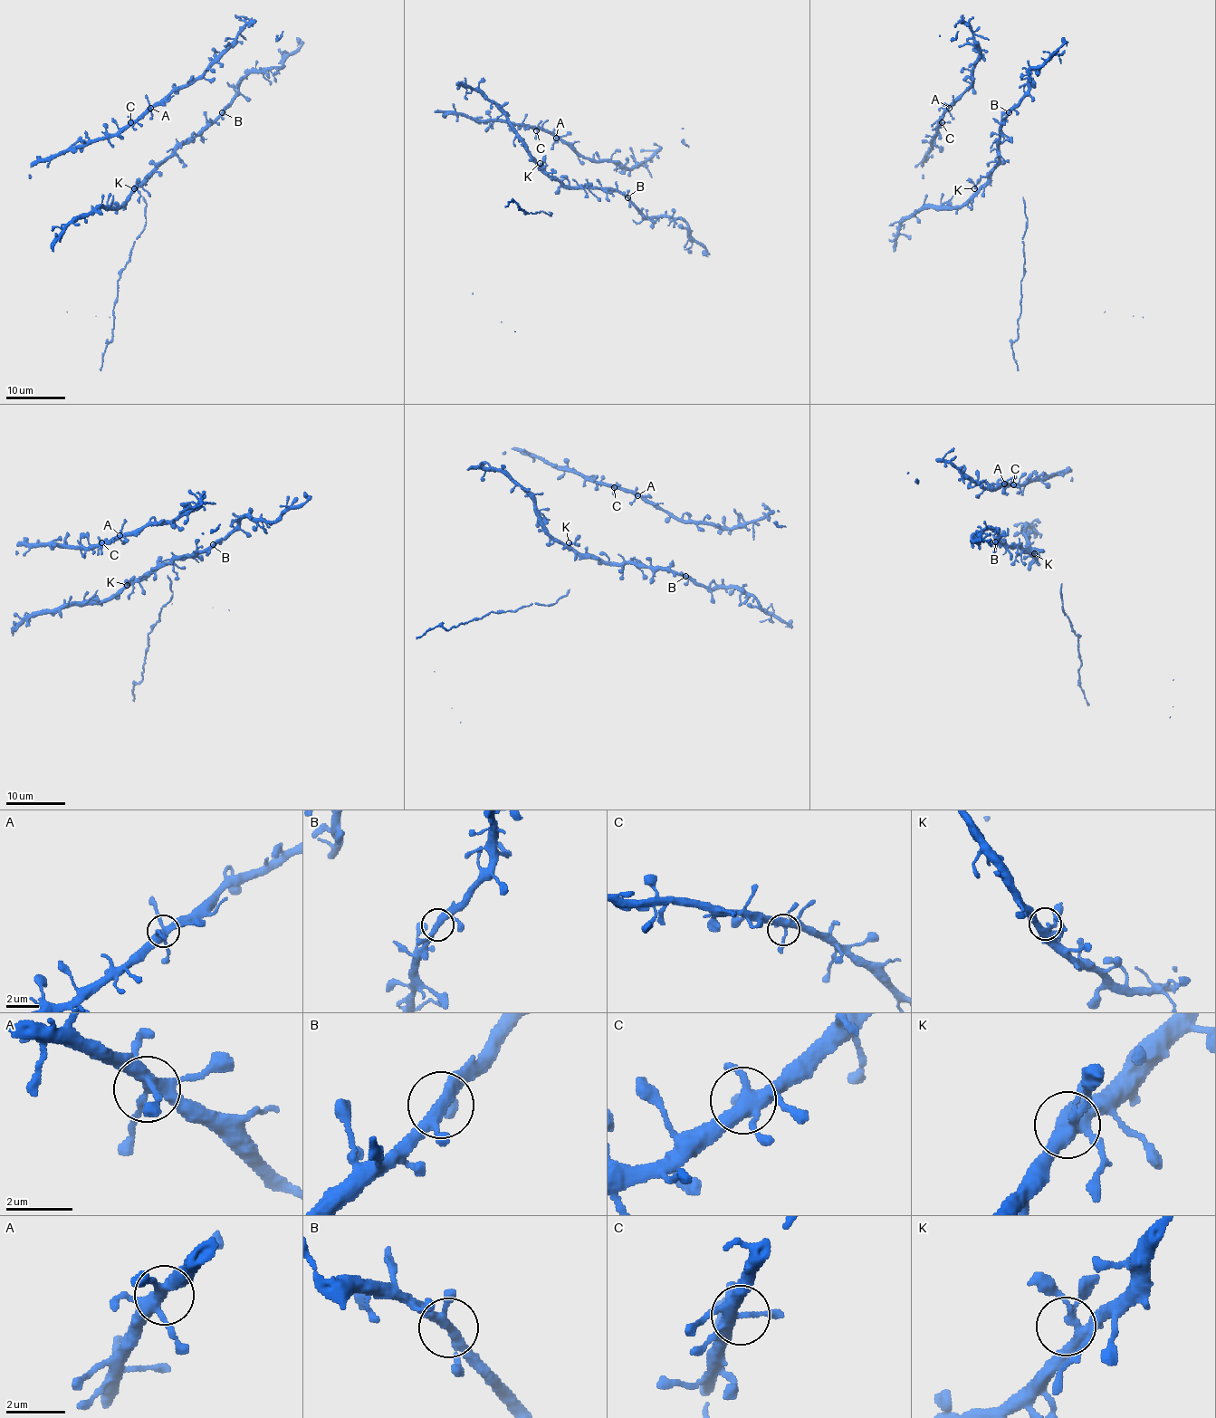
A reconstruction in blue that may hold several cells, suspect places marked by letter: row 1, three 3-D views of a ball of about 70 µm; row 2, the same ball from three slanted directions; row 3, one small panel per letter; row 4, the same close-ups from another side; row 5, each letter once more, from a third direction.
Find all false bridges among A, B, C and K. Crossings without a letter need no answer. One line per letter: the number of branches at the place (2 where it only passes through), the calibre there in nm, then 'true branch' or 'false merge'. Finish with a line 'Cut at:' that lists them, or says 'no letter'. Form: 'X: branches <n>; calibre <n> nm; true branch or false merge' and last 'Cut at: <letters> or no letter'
A: branches 6; calibre 360 nm; true branch
B: branches 4; calibre 300 nm; true branch
C: branches 6; calibre 380 nm; true branch
K: branches 5; calibre 280 nm; true branch
Cut at: no letter

